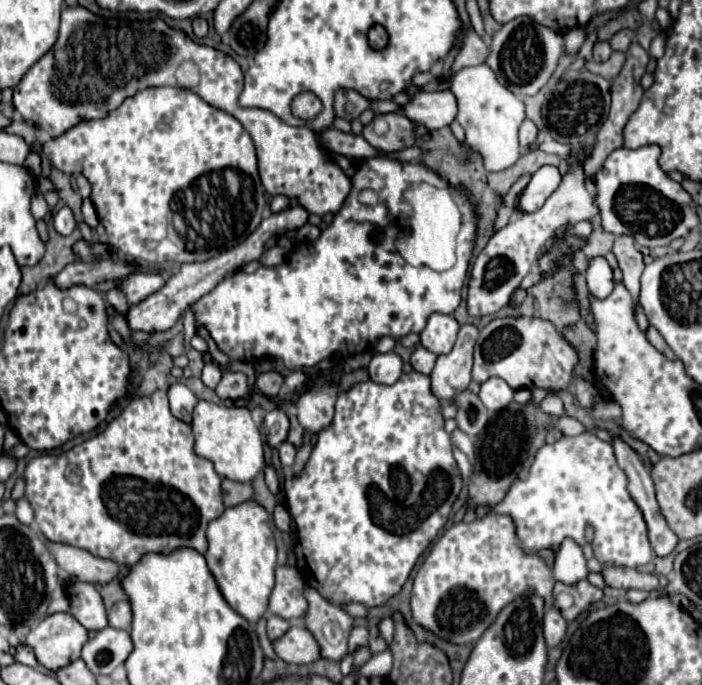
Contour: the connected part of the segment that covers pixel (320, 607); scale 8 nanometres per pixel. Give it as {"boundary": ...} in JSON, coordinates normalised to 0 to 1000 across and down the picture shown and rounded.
{"boundary":[[[434,857],[440,892],[432,901],[434,915],[457,945],[457,959],[486,965],[494,956],[494,930],[503,918],[503,901],[480,883],[466,880],[446,857]]]}

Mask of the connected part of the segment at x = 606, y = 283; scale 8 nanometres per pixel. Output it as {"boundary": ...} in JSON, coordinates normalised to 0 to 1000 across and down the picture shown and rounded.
{"boundary":[[[848,375],[839,384],[839,393],[833,399],[836,404],[836,416],[839,416],[839,428],[848,436],[865,436],[876,419],[873,410],[873,396],[865,387],[865,381],[859,375]]]}

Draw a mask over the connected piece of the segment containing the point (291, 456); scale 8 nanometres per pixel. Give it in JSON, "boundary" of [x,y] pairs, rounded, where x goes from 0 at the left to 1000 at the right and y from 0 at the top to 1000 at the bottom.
{"boundary":[[[403,644],[397,653],[397,667],[400,667],[400,676],[406,679],[406,682],[415,682],[417,679],[417,673],[420,673],[420,661],[423,661],[423,653],[420,650],[415,650],[412,644]]]}

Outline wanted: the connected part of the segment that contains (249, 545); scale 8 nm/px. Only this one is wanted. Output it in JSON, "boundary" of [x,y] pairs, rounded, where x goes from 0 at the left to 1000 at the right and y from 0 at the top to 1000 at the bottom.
{"boundary":[[[363,731],[326,740],[315,755],[298,764],[295,790],[298,801],[292,807],[292,819],[309,848],[318,874],[343,901],[366,909],[372,901],[380,898],[380,877],[392,851],[389,834],[395,804],[389,775],[383,769],[383,749]]]}

